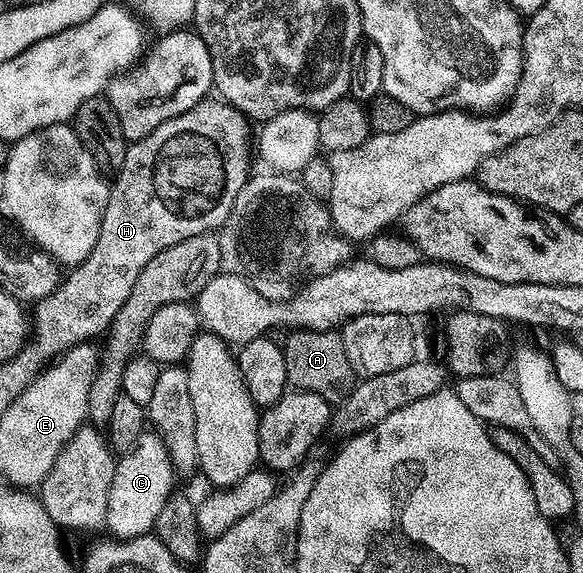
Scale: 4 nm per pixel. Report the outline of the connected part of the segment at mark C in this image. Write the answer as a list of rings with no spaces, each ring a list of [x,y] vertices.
[[[153,430],[140,434],[136,446],[117,457],[108,496],[106,524],[113,535],[130,540],[155,531],[158,515],[175,495],[174,474],[176,467],[164,442]]]

